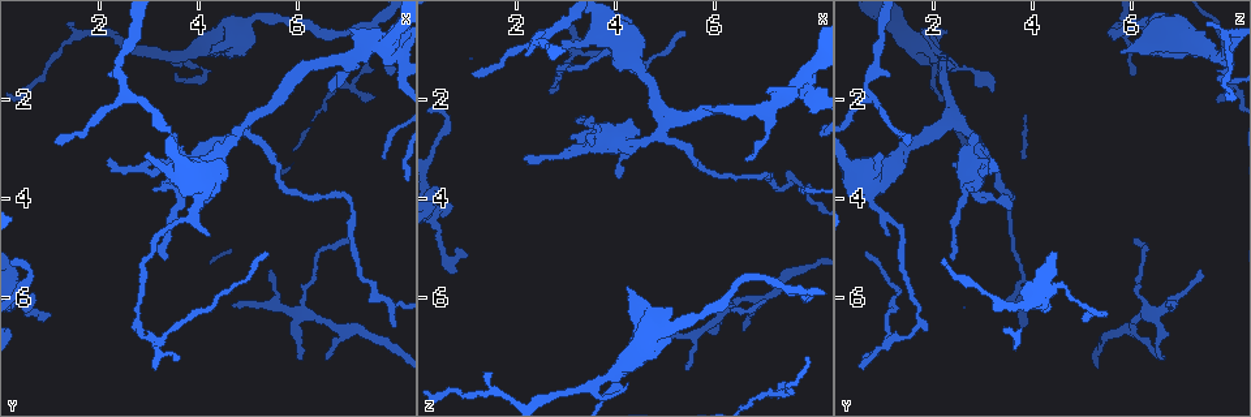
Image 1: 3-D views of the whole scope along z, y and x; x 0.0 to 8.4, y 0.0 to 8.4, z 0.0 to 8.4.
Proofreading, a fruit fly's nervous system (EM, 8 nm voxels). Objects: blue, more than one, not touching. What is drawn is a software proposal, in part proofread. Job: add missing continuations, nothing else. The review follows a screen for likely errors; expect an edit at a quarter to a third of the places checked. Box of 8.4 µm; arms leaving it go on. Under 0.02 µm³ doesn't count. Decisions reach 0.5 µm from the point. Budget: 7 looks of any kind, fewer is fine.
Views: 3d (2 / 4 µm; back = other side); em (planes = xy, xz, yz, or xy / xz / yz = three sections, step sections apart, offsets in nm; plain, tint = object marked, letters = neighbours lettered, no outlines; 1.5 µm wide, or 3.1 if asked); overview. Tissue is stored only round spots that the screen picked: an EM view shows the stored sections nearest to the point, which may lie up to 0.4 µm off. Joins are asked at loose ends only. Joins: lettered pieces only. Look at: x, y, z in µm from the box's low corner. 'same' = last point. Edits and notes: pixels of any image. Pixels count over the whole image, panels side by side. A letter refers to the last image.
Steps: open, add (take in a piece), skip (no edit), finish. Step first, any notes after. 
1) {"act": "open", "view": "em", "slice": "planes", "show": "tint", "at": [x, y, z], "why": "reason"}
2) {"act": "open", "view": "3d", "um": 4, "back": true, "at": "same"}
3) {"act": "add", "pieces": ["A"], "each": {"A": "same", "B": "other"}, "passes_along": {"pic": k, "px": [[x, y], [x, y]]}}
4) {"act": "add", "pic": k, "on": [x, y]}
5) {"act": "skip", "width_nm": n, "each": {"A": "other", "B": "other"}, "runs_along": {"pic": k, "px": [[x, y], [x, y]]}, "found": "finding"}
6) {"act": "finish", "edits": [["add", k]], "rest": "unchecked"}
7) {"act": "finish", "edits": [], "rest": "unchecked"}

{"act": "open", "view": "em", "slice": "planes", "show": "letters", "at": [6.05, 7.30, 6.55], "why": "thin end"}

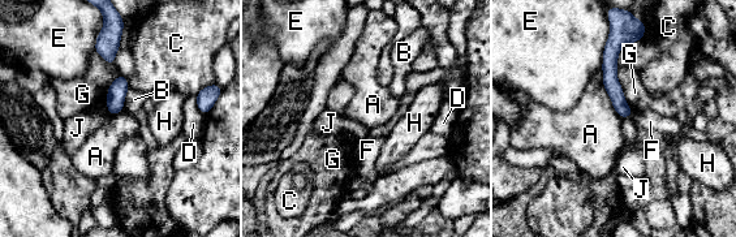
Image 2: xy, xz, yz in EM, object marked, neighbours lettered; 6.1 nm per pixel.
{"act": "skip", "each": {"A": "other", "B": "other", "C": "other", "D": "other", "E": "other", "F": "other", "G": "other", "H": "other", "J": "other"}, "runs_along": {"pic": 2, "px": [[610, 44], [610, 82], [627, 113]]}, "found": "no lettered piece goes on from it"}

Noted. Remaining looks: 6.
{"act": "open", "view": "em", "slice": "planes", "show": "plain", "at": [0.95, 6.30, 5.20], "why": "tapers out"}

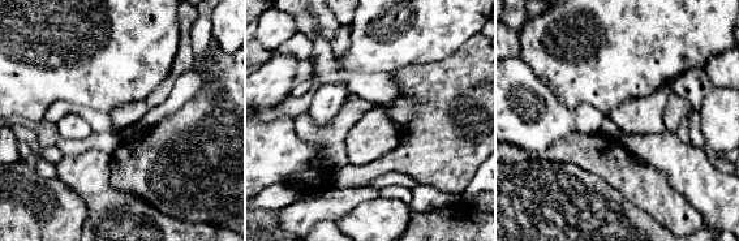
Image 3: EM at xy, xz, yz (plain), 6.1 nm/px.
{"act": "open", "view": "em", "slice": "planes", "show": "letters", "at": "same"}

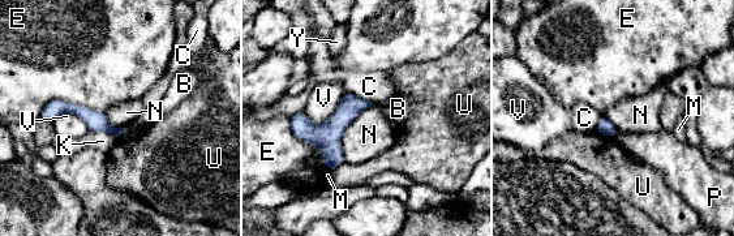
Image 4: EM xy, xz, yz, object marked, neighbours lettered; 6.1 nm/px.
{"act": "skip", "each": {"B": "other", "C": "other", "E": "other", "K": "other", "M": "other", "N": "other", "P": "other", "U": "other", "V": "other", "Y": "other"}, "found": "no lettered piece goes on from it"}

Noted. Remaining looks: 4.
{"act": "open", "view": "3d", "um": 2, "at": [5.45, 5.45, 7.30], "why": "thin end"}

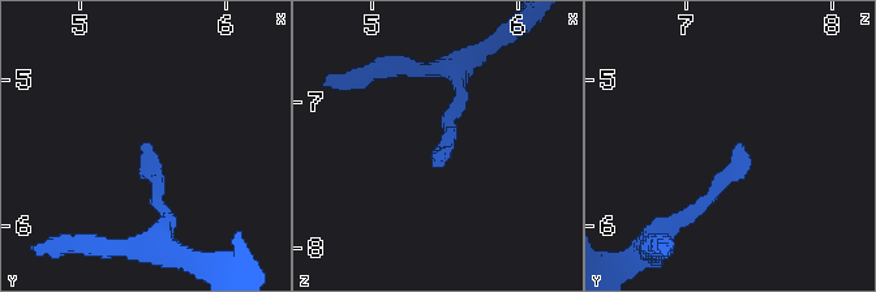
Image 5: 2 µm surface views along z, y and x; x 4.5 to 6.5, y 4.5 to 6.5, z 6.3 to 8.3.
{"act": "open", "view": "em", "slice": "planes", "show": "plain", "at": [5.44, 5.46, 7.34], "why": "now the EM"}

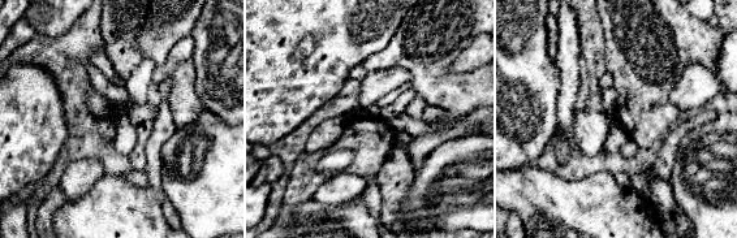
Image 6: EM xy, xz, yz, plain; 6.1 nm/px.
{"act": "open", "view": "em", "slice": "planes", "show": "letters", "at": "same", "why": "see the neighbours"}

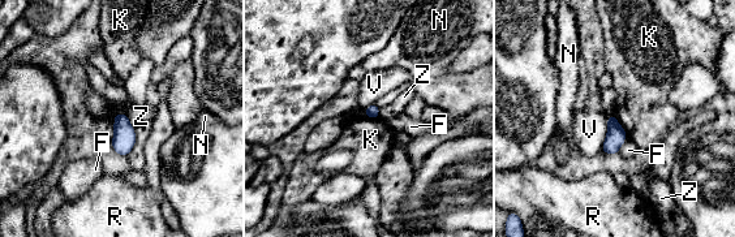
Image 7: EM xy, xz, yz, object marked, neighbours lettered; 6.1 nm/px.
{"act": "skip", "each": {"F": "other", "K": "other", "N": "other", "R": "other", "V": "other", "Z": "other"}, "border": {"pic": 7, "px": [[607, 116], [607, 134], [600, 151]]}, "found": "no lettered piece goes on from it"}

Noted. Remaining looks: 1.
{"act": "finish", "edits": [], "rest": "unchecked"}

